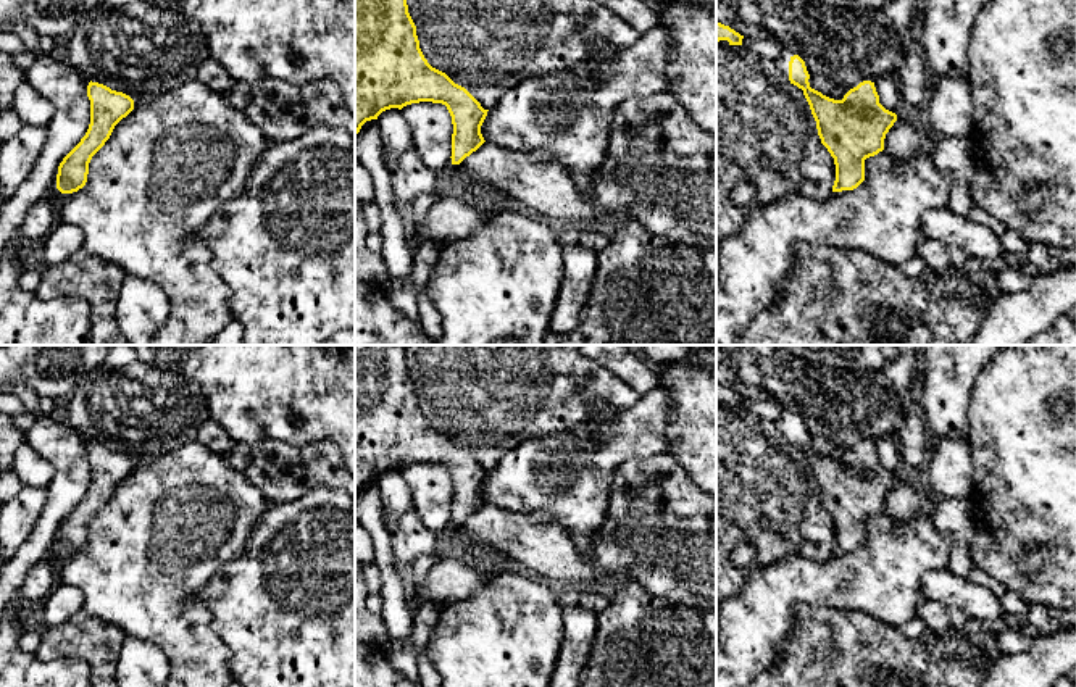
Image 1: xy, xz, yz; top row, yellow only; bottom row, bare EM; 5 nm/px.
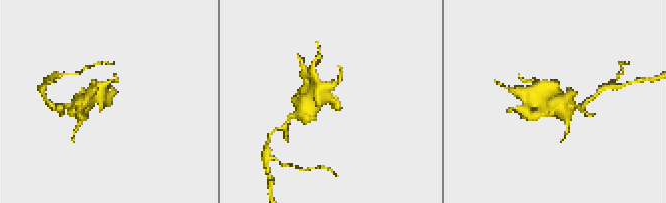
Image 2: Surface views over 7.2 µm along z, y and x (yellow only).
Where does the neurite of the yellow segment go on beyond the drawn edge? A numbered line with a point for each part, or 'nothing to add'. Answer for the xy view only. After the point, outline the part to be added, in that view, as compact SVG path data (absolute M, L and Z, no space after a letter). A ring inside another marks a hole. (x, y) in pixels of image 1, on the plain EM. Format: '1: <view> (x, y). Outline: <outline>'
nothing to add

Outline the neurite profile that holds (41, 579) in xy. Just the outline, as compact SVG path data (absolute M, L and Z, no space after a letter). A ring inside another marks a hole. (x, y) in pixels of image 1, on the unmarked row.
M55 548L35 563L23 581L19 597L40 603L47 600L56 585L58 560L58 550Z

